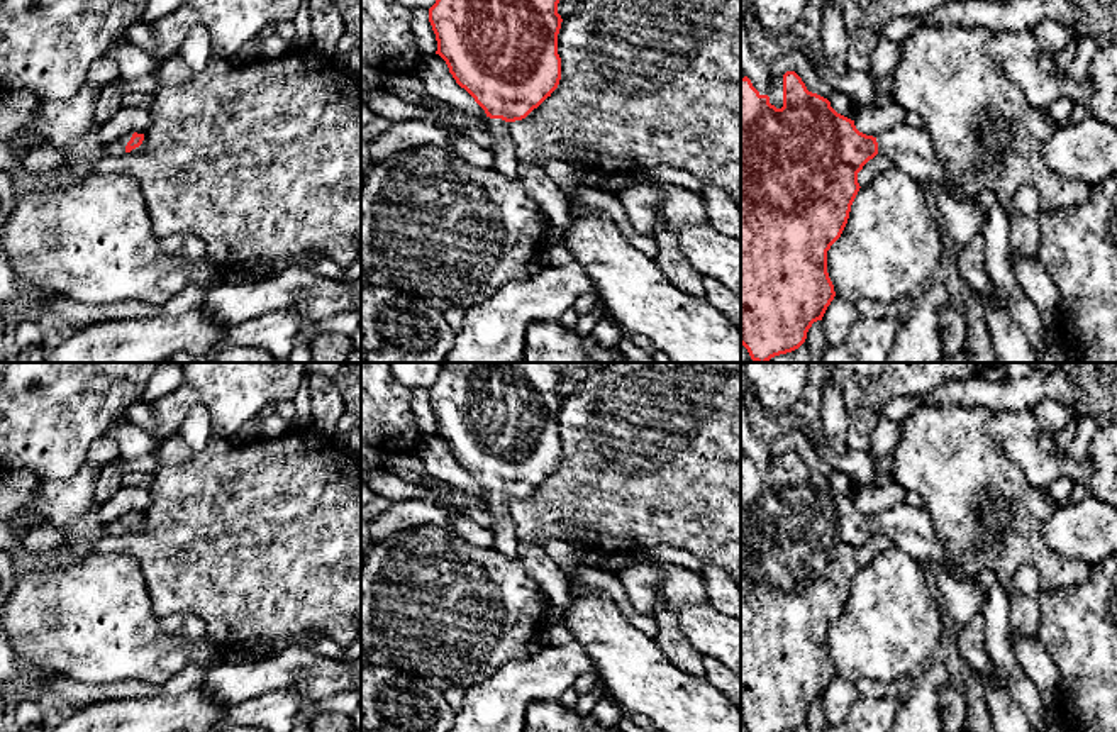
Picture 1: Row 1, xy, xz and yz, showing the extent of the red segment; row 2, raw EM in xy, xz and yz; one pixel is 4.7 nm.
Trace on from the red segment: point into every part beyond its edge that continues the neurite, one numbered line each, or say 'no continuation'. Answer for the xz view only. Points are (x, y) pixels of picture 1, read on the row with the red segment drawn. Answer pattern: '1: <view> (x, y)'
1: xz (505, 161)

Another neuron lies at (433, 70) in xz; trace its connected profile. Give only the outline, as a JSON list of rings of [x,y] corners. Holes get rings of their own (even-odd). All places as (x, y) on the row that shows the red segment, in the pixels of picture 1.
[[[439,54],[422,56],[415,73],[425,85],[427,95],[473,115],[490,120],[475,98],[461,88]]]

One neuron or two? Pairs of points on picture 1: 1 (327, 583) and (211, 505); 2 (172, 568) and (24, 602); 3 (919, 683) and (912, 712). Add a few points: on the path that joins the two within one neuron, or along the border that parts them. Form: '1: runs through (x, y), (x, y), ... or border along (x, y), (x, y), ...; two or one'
1: runs through (299, 554), (282, 537), (239, 534); one
2: border along (112, 551), (131, 554), (138, 561), (155, 614); two
3: runs through (919, 690), (919, 705); one

